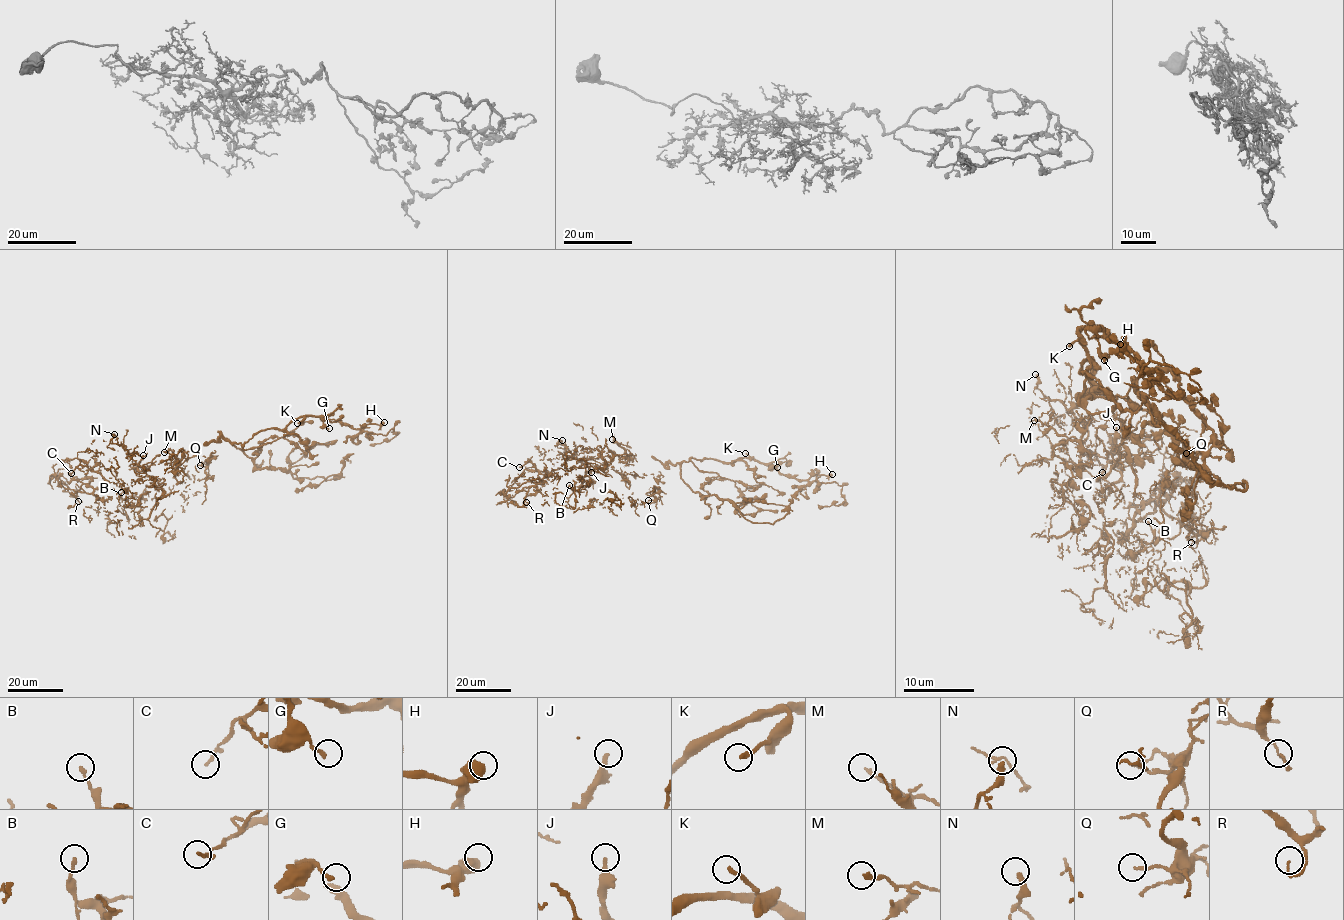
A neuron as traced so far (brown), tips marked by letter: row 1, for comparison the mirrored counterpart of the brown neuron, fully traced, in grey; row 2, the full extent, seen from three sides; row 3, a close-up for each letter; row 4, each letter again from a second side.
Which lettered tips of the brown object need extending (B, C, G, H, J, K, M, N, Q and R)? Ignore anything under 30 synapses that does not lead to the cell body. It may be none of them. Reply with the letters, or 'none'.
J

